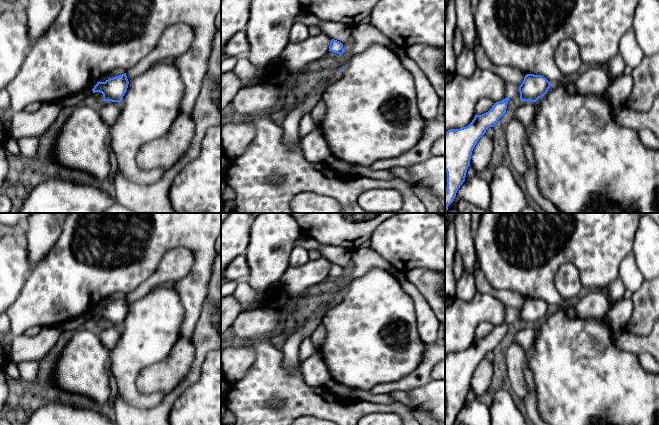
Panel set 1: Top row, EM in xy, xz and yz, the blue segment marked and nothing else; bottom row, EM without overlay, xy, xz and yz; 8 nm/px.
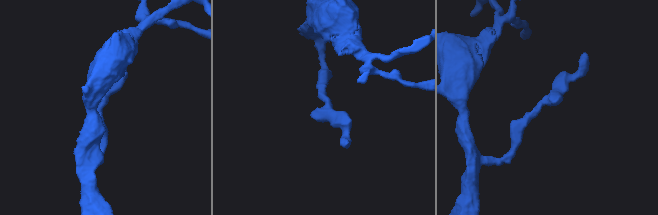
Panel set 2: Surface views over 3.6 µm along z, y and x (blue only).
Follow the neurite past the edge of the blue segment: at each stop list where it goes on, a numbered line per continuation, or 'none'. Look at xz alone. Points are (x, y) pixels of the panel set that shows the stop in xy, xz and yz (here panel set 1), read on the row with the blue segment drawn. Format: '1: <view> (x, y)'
none

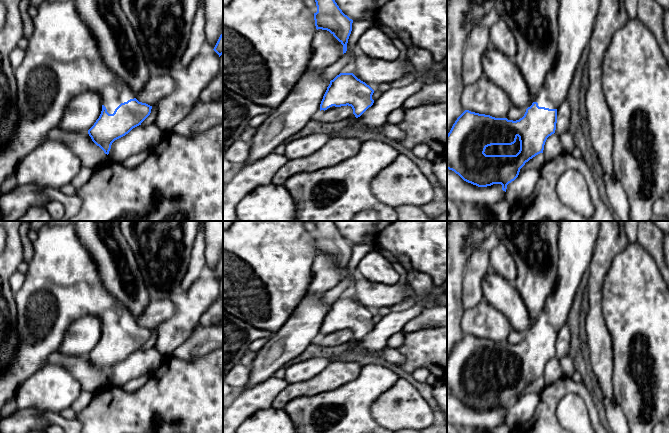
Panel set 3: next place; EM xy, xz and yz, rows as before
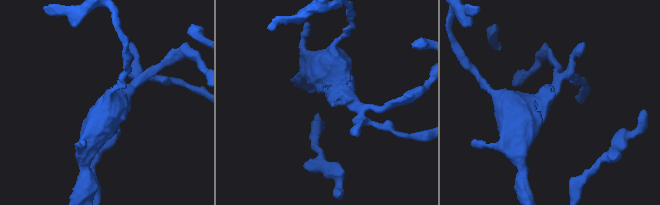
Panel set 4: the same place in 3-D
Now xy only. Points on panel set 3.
1: xy (62, 60)

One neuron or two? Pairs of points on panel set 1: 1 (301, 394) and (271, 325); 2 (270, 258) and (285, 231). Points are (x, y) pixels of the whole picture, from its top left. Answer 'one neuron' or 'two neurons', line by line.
1: one neuron
2: one neuron

